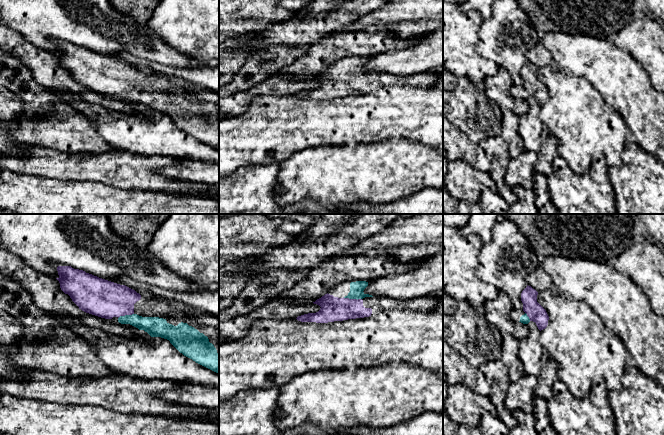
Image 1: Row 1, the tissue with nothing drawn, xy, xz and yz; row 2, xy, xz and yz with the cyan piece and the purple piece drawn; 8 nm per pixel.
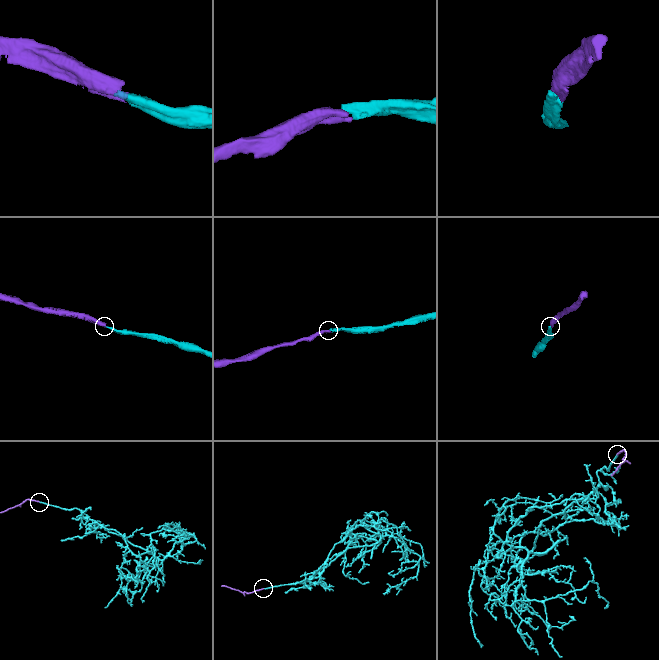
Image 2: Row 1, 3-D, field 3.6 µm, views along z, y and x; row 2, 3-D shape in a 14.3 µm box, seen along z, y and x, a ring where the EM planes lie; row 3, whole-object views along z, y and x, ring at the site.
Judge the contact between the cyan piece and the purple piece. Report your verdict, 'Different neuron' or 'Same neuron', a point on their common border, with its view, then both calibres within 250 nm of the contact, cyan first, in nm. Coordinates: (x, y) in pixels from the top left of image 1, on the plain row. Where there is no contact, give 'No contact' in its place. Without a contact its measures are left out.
Same neuron. Touches cyan at xz (352, 74). Thickness 110 nm (cyan) against 190 nm

